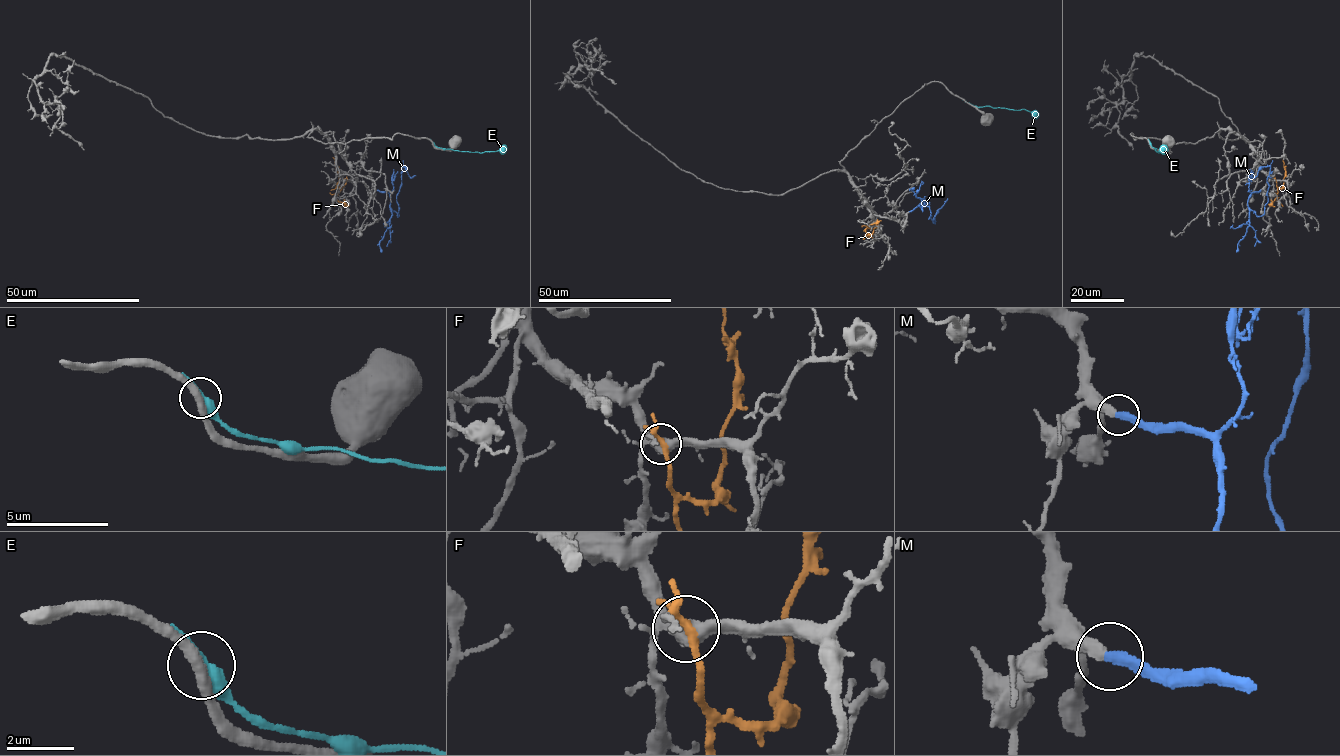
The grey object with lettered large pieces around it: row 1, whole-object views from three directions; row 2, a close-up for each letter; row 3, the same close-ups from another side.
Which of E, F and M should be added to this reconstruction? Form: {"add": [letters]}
{"add": ["M"]}

